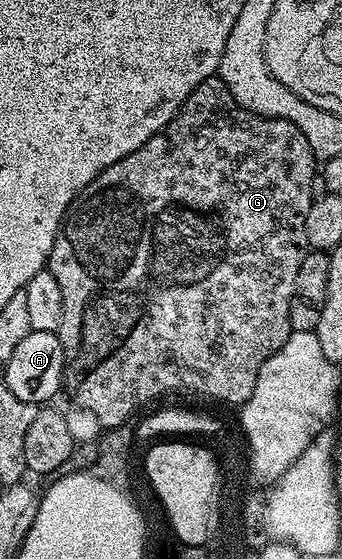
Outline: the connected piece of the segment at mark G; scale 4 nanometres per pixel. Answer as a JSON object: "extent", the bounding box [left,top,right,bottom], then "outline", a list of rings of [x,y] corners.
{"extent":[46,74,318,429],"outline":[[[219,74],[202,81],[161,131],[154,133],[146,145],[134,149],[134,153],[122,157],[122,161],[114,161],[114,165],[94,177],[86,189],[78,192],[64,214],[46,269],[54,273],[54,281],[58,281],[58,289],[62,289],[62,325],[58,334],[64,354],[62,387],[69,399],[94,413],[104,429],[122,428],[120,426],[143,403],[171,391],[185,391],[216,403],[229,403],[233,409],[246,403],[254,391],[263,363],[273,352],[282,349],[293,332],[290,301],[294,297],[294,280],[302,266],[302,257],[310,250],[306,241],[306,213],[310,213],[315,187],[318,187],[318,160],[310,149],[310,141],[306,141],[306,133],[302,133],[298,125],[285,119],[267,119],[250,113],[250,109],[242,109]]]}

